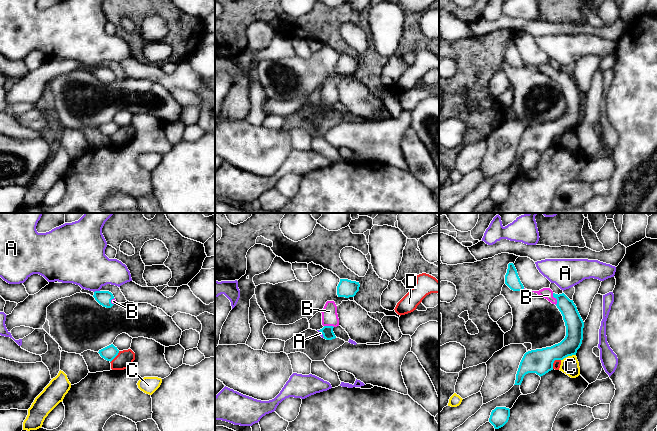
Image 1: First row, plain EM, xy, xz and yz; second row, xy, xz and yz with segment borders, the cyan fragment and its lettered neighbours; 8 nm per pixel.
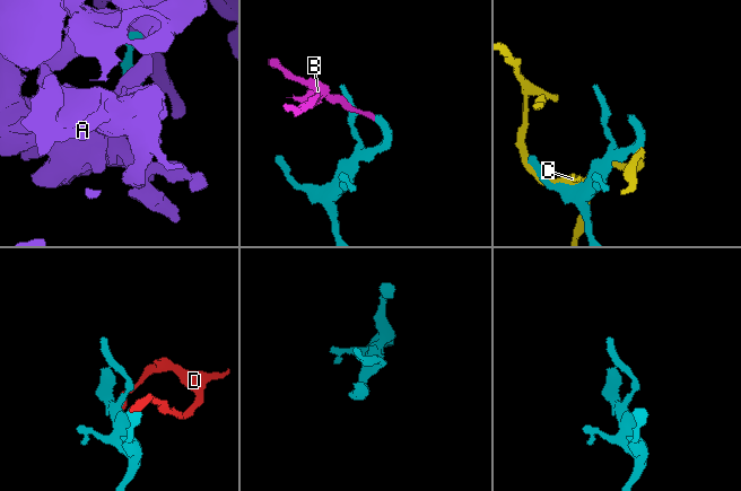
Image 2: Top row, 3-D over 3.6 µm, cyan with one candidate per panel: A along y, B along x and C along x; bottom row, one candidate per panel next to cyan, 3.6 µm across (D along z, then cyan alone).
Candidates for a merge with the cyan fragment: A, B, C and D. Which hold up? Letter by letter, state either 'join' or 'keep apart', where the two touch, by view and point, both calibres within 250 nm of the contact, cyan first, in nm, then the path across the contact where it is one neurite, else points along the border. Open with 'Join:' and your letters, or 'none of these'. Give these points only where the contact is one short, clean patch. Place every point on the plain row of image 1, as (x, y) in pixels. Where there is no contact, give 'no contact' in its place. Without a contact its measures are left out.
Join: B
A: keep apart; meets cyan in xy at (96, 67); 120 nm thick on the cyan side, 360 nm on the other
B: join; meets cyan in yz at (556, 74); 140 nm thick on the cyan side, 90 nm on the other
C: keep apart; meets cyan in yz at (568, 131); 200 nm thick on the cyan side, 140 nm on the other
D: keep apart; meets cyan in yz at (553, 138); 200 nm thick on the cyan side, 60 nm on the other; border along yz (560, 135), (554, 137), (552, 144)

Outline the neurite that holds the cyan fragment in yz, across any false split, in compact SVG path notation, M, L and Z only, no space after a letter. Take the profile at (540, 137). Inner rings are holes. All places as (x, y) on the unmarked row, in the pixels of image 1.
M550 64L532 68L557 82L565 98L566 112L560 119L551 123L526 128L520 138L514 161L521 161L524 152L528 149L536 149L541 153L553 146L554 137L576 131L583 116L584 98L573 76L564 69L555 70Z

